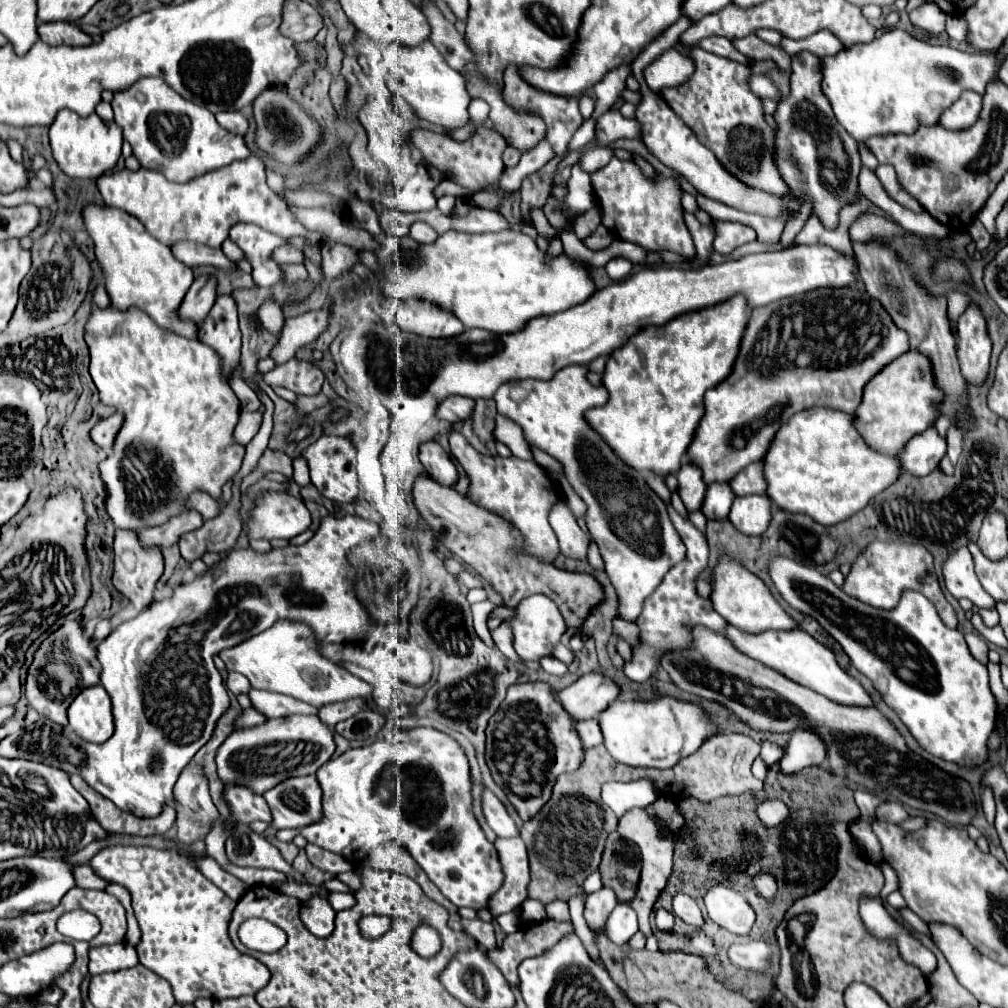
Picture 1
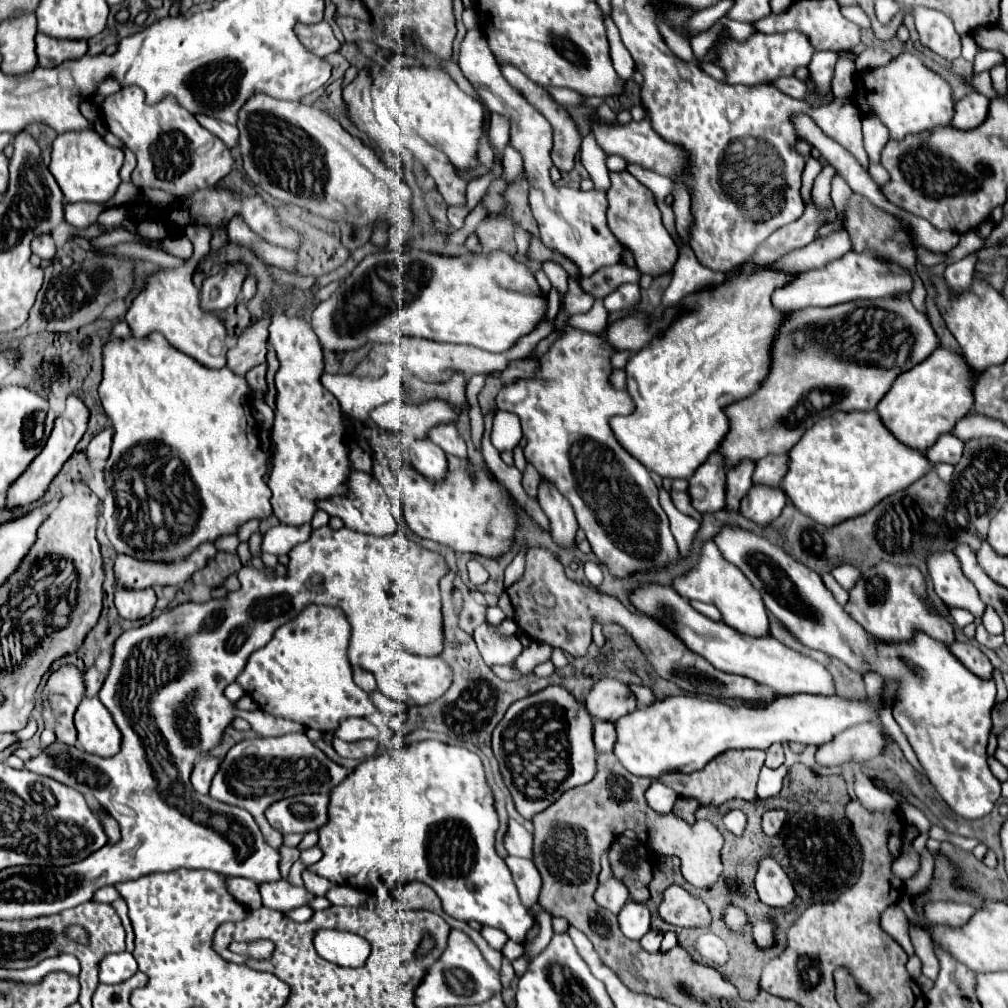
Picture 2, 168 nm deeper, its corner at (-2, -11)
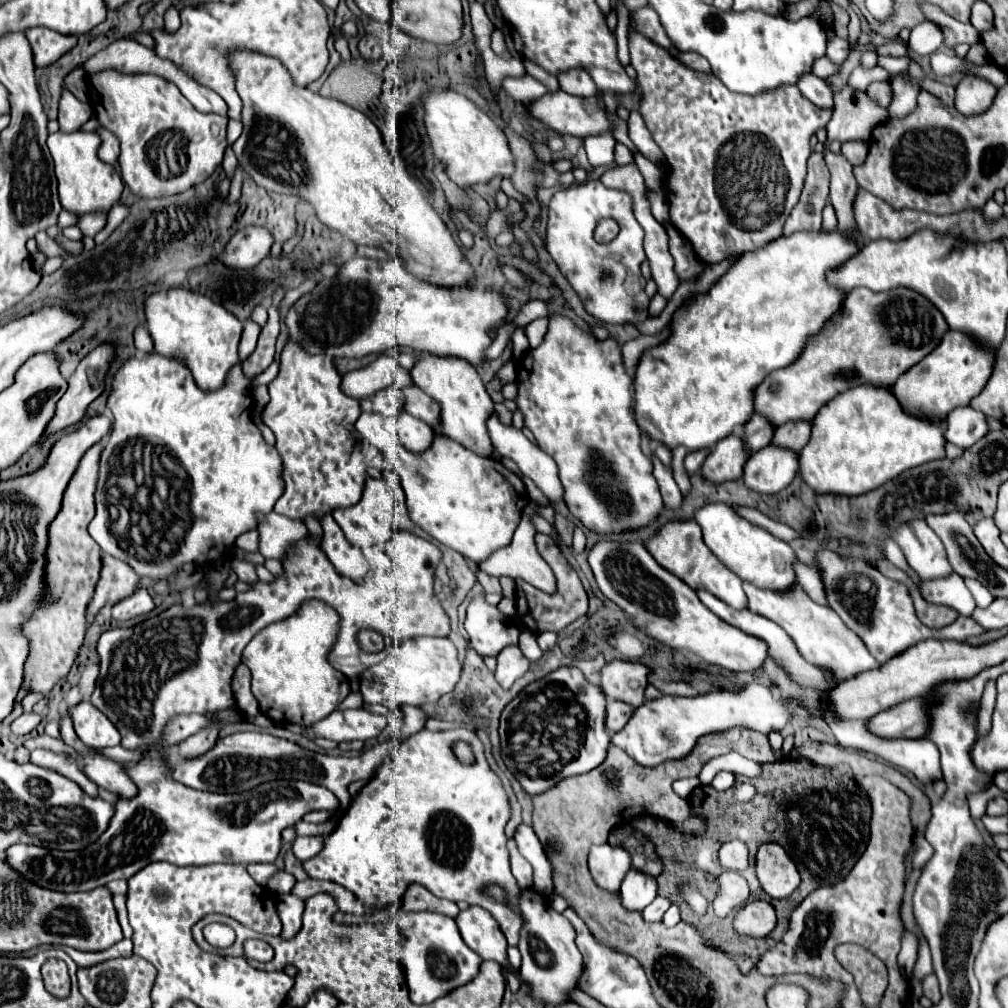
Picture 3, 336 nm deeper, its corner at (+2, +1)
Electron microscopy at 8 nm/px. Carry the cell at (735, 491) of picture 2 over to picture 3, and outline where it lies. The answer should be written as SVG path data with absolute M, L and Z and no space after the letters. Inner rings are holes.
M754 413L752 419L744 425L744 441L746 441L746 447L750 453L766 447L766 443L772 441L774 437L774 423L770 423L768 419L762 419L762 415Z

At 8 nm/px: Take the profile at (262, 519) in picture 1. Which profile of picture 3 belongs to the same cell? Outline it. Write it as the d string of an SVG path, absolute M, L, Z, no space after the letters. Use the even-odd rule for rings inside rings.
M274 511L262 519L258 531L260 531L260 553L266 559L276 559L276 561L284 561L286 555L290 553L290 547L296 541L308 537L308 529L304 523L292 521Z

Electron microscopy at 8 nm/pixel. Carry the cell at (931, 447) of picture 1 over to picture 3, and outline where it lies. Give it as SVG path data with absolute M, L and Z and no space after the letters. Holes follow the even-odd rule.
M970 405L968 407L956 407L950 411L946 417L946 431L944 437L946 441L958 445L958 447L972 447L978 439L982 439L988 433L988 423L986 415L974 411Z

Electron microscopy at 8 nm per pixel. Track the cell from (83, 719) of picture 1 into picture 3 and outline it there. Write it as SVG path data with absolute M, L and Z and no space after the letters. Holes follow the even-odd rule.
M84 701L72 709L72 725L80 741L92 749L120 745L118 729L90 701Z

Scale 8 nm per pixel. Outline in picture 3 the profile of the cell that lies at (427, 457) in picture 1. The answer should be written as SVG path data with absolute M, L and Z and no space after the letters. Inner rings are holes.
M404 411L396 417L396 429L402 445L412 453L426 451L434 441L434 429L428 423L422 423L420 419L414 419Z

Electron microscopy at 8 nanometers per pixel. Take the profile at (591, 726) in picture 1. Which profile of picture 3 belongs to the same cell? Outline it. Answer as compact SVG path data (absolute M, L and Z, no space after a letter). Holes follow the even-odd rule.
M608 701L608 711L606 711L606 729L608 729L608 733L620 731L626 725L626 721L630 719L632 713L634 713L634 707L630 707L628 703Z

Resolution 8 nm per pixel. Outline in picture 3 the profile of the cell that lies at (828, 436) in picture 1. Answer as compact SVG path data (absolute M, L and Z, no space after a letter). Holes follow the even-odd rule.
M858 385L832 399L814 417L812 437L800 451L800 475L816 493L862 495L884 485L910 467L918 467L922 463L928 463L930 459L944 459L946 439L942 425L944 421L940 419L914 417L910 413L904 413L902 405L890 391L890 385Z

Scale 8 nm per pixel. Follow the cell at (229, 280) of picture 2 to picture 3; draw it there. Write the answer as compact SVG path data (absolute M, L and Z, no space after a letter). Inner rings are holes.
M248 225L230 239L222 261L232 269L252 269L270 255L272 243L274 237L266 227Z

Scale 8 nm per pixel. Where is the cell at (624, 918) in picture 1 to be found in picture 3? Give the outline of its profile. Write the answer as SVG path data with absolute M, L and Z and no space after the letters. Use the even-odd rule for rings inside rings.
M630 869L620 887L622 905L630 911L642 911L658 895L656 877Z

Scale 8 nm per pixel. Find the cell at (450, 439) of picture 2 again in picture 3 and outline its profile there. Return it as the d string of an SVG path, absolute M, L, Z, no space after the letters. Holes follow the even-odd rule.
M414 385L402 389L402 395L404 395L404 411L434 427L434 423L438 421L438 415L440 415L438 403L434 403L434 399L430 399L426 393L422 393Z

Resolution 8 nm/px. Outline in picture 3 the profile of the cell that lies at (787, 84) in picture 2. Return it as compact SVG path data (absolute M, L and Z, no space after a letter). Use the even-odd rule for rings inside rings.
M812 73L802 75L800 81L798 81L798 89L802 91L802 95L806 99L810 99L818 107L826 107L826 109L832 109L834 107L832 91L830 91L830 87L820 77L816 77Z

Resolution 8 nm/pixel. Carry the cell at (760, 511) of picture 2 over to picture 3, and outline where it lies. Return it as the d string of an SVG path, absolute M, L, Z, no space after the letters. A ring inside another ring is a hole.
M768 445L756 451L744 467L744 483L766 495L780 493L786 489L798 473L798 453L786 447Z

